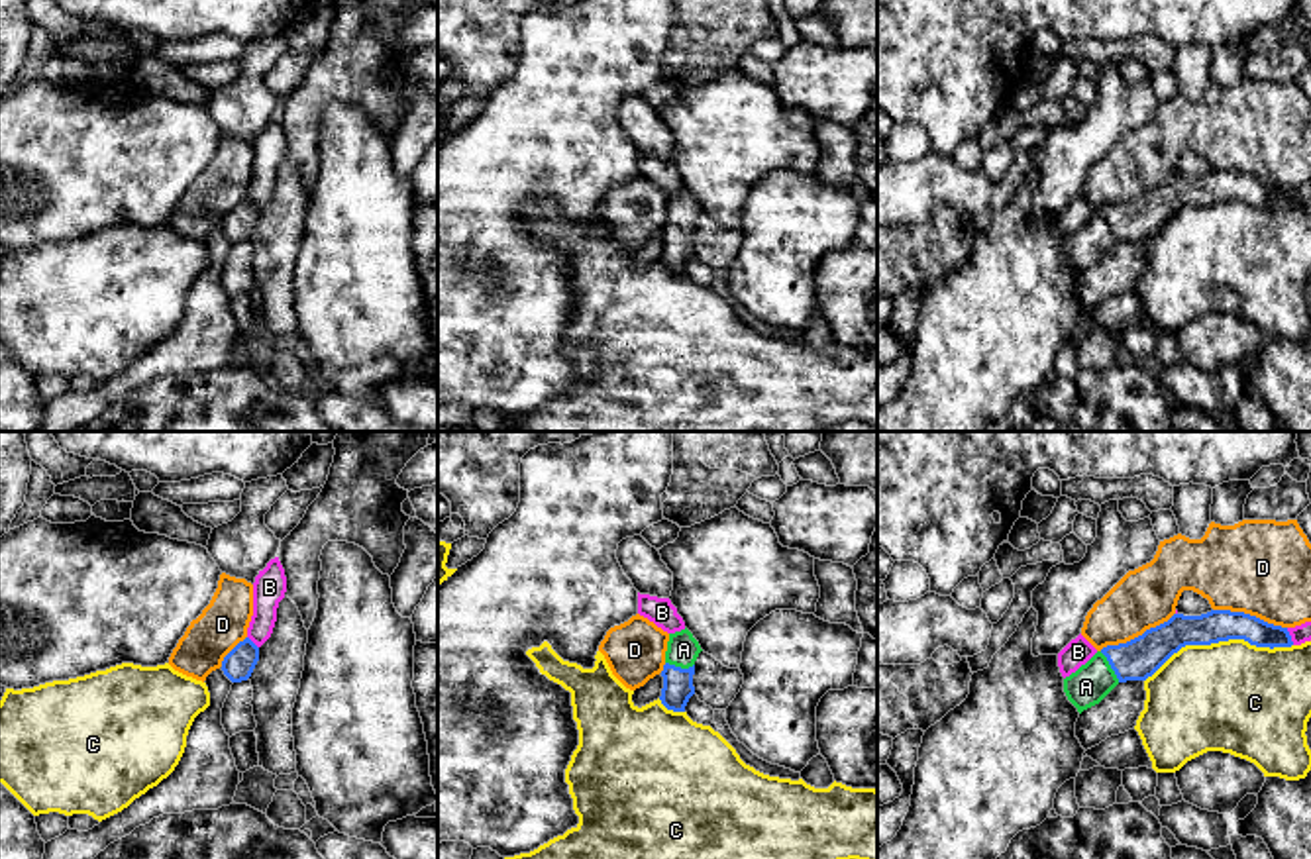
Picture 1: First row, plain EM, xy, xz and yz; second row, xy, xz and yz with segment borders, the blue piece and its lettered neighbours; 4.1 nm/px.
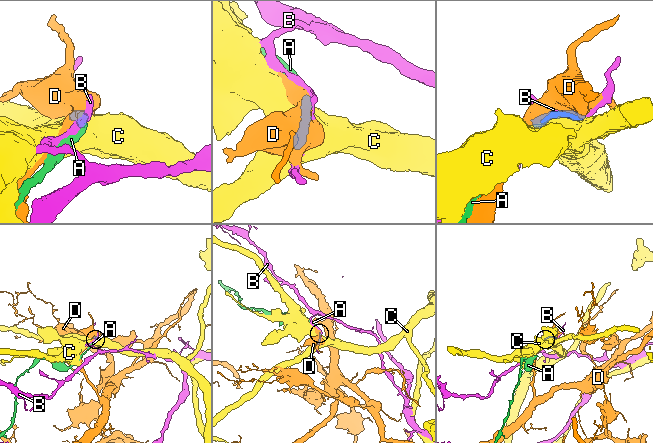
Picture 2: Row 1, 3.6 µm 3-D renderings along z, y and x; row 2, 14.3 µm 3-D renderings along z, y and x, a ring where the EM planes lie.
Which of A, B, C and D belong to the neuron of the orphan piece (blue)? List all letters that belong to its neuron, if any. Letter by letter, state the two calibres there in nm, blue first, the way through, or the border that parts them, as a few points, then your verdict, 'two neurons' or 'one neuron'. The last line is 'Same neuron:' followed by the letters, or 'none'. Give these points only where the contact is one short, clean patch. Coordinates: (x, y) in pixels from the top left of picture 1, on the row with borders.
A: 170 nm thick on the blue side, 160 nm on the other; runs through yz (1137, 659), (1111, 667), (1086, 687); one neuron
B: 130 nm thick on the blue side, 140 nm on the other; two neurons
C: 150 nm thick on the blue side, 460 nm on the other; two neurons
D: 170 nm thick on the blue side, 260 nm on the other; two neurons
Same neuron: A

